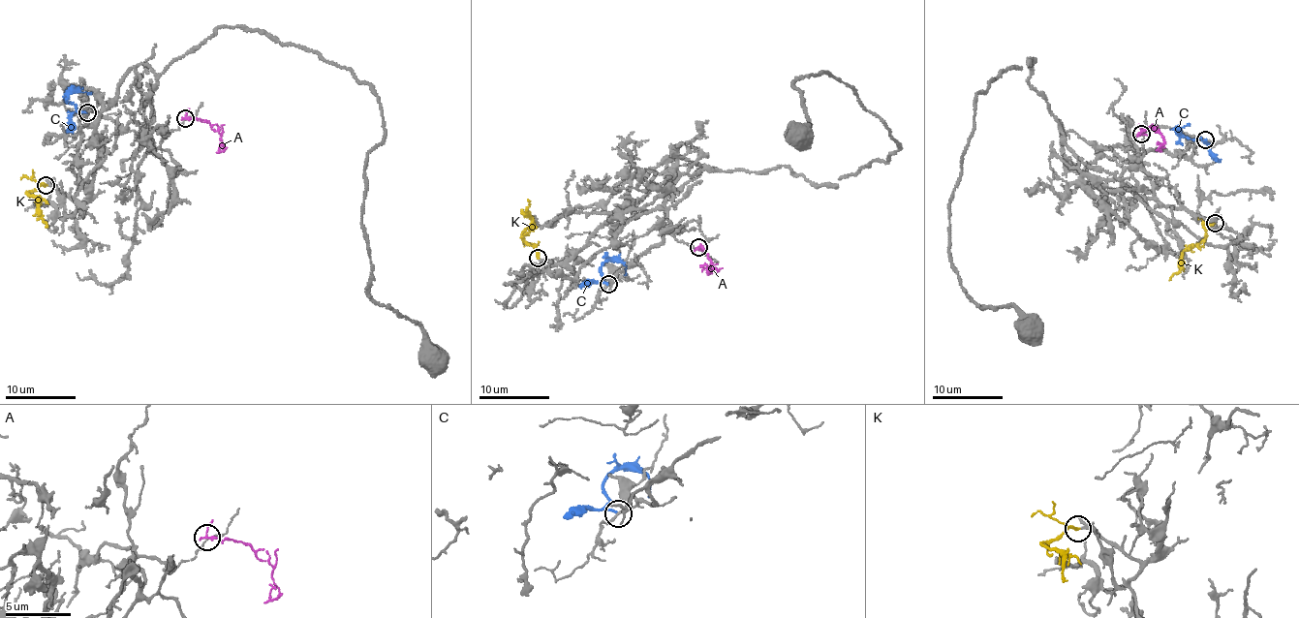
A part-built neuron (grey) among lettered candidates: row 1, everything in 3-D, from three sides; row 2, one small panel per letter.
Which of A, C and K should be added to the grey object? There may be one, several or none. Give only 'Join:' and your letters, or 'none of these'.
Join: K

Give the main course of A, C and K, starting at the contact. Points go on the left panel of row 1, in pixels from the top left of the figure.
A: (186, 117), (207, 122), (219, 134), (224, 147), (216, 152)
C: (86, 112), (64, 99), (68, 93), (90, 92)
K: (46, 185), (43, 183), (27, 194), (39, 201), (40, 218), (46, 227)

